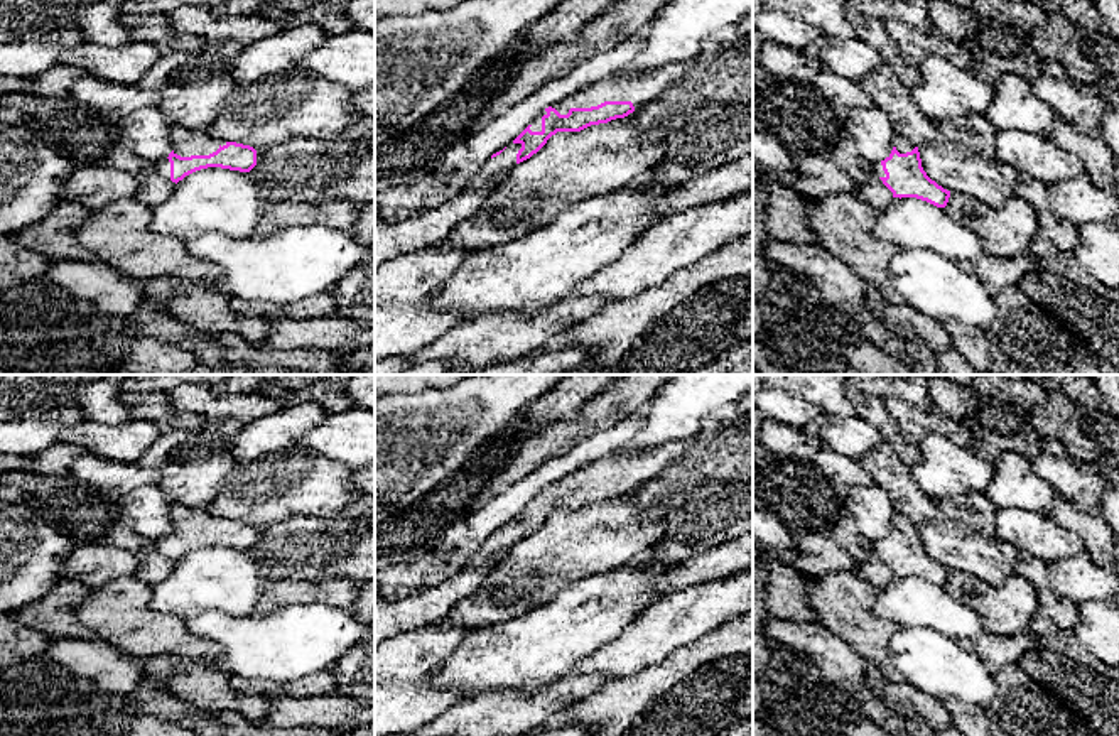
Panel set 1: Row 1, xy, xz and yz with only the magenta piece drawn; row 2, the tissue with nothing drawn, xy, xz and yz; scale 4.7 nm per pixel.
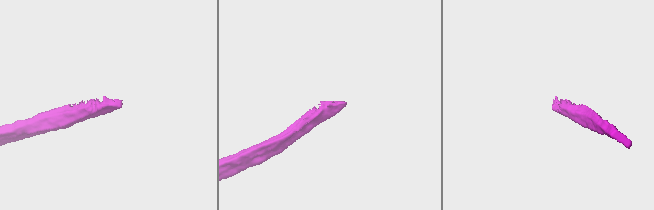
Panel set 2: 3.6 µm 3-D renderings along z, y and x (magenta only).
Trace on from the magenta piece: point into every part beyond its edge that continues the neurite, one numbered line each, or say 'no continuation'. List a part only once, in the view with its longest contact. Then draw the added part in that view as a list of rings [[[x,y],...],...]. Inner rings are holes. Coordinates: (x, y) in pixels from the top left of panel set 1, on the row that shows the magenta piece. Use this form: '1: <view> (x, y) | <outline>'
1: xz (640, 88) | [[[694,59],[640,74],[616,74],[584,86],[552,108],[560,115],[567,115],[570,108],[591,108],[604,101],[631,101],[635,110],[638,110],[680,81],[692,62]]]

